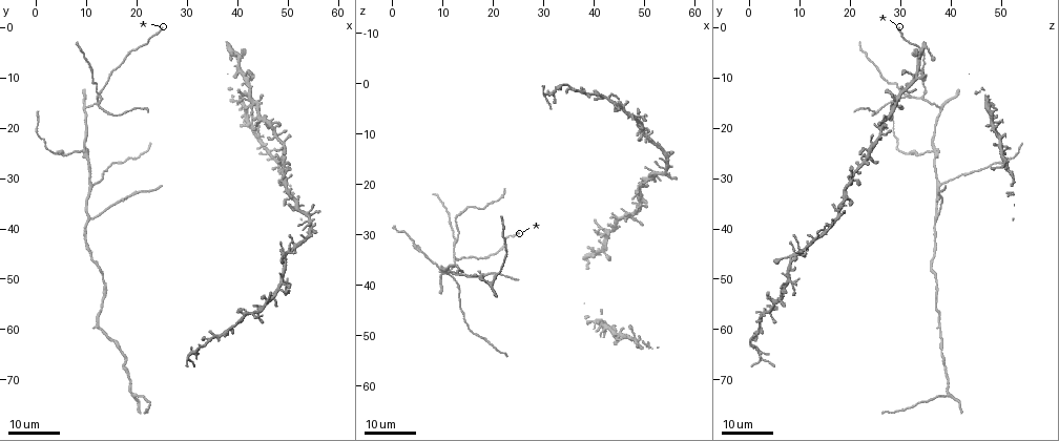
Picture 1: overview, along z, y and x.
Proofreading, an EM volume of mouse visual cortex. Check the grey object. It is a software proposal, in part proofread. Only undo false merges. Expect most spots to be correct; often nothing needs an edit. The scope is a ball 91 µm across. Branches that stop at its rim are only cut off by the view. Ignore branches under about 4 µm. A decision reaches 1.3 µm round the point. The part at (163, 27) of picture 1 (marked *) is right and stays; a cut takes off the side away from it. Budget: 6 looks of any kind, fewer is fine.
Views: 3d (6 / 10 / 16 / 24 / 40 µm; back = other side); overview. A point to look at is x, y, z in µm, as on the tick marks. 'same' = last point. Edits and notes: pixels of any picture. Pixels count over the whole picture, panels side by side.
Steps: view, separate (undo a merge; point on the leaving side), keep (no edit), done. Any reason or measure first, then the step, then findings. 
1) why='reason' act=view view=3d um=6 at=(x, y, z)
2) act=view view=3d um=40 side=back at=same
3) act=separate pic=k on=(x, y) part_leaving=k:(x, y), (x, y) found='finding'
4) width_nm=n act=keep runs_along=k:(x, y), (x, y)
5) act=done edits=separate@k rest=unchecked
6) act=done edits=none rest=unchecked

why='branch point' act=view view=3d um=16 at=(12.0, 14.0, 34.0)

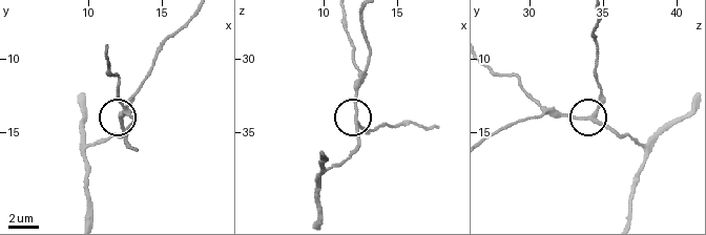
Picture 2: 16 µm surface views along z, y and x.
why='zoom in' act=view view=3d um=10 at=(12.2, 14.0, 34.0)

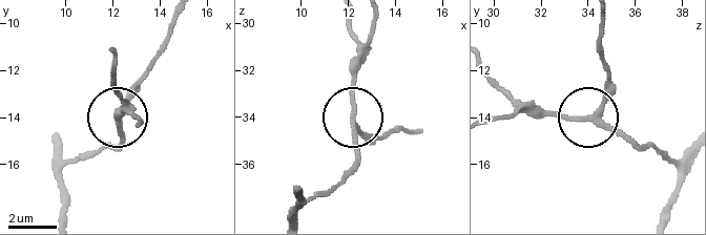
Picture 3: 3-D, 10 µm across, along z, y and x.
width_nm=190 act=keep found='all the same neuron'

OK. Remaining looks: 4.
why='a fork' act=view view=3d um=16 at=(9.0, 24.5, 36.0)

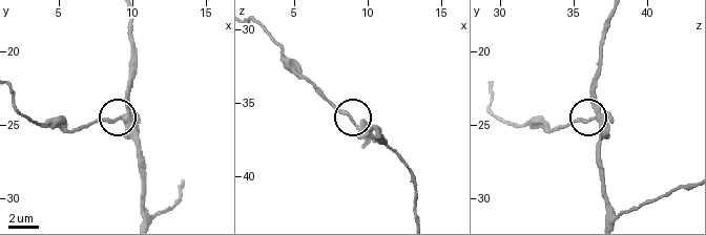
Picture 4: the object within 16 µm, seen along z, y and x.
act=view view=3d um=10 at=(9.2, 24.4, 36.6)

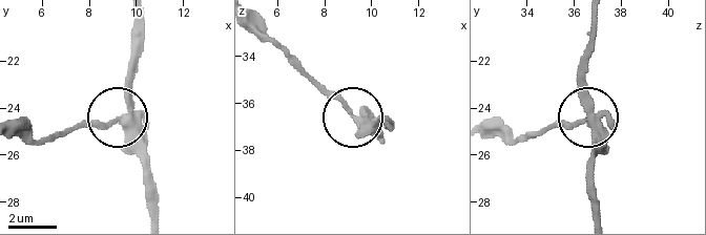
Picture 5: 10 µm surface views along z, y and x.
arms=3 act=separate pic=5 on=(107, 129) found='two neurons meet here'

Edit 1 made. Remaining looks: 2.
act=done edits=separate@5 rest=unchecked

